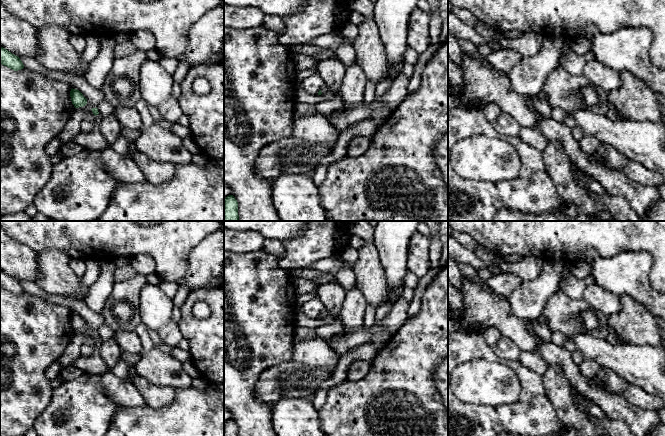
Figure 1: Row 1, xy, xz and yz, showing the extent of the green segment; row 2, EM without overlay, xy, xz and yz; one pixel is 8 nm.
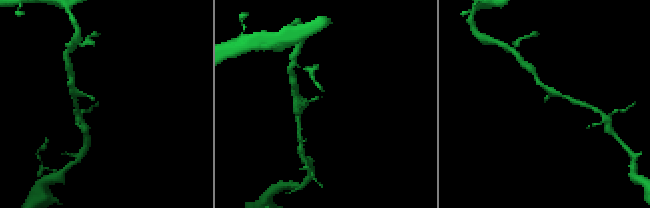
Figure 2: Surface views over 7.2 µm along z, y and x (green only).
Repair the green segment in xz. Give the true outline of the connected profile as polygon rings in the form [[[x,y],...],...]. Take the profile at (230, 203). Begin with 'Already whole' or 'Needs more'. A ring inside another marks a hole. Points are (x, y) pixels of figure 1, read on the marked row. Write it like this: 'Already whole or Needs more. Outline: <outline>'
Already whole. Outline: [[[233,195],[224,199],[224,221],[239,221],[238,202]]]

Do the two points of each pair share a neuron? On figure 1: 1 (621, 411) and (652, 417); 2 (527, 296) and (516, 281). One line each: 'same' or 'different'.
1: same
2: different

